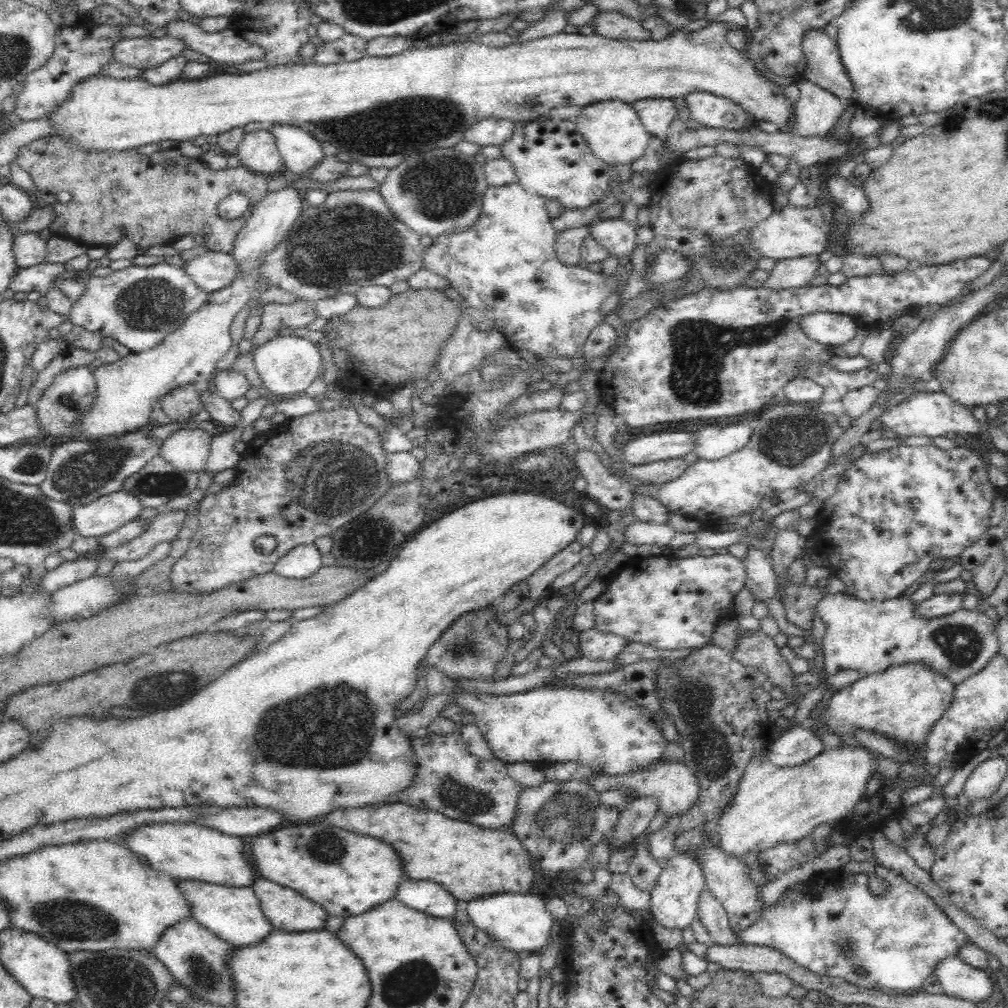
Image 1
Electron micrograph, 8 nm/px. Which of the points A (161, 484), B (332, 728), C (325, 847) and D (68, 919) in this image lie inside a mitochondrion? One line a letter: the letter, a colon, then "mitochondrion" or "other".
A: mitochondrion
B: mitochondrion
C: mitochondrion
D: mitochondrion

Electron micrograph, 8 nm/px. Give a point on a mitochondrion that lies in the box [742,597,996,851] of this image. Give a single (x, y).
(961, 645)

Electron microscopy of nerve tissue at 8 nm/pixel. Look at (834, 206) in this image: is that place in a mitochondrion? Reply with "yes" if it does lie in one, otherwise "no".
no

